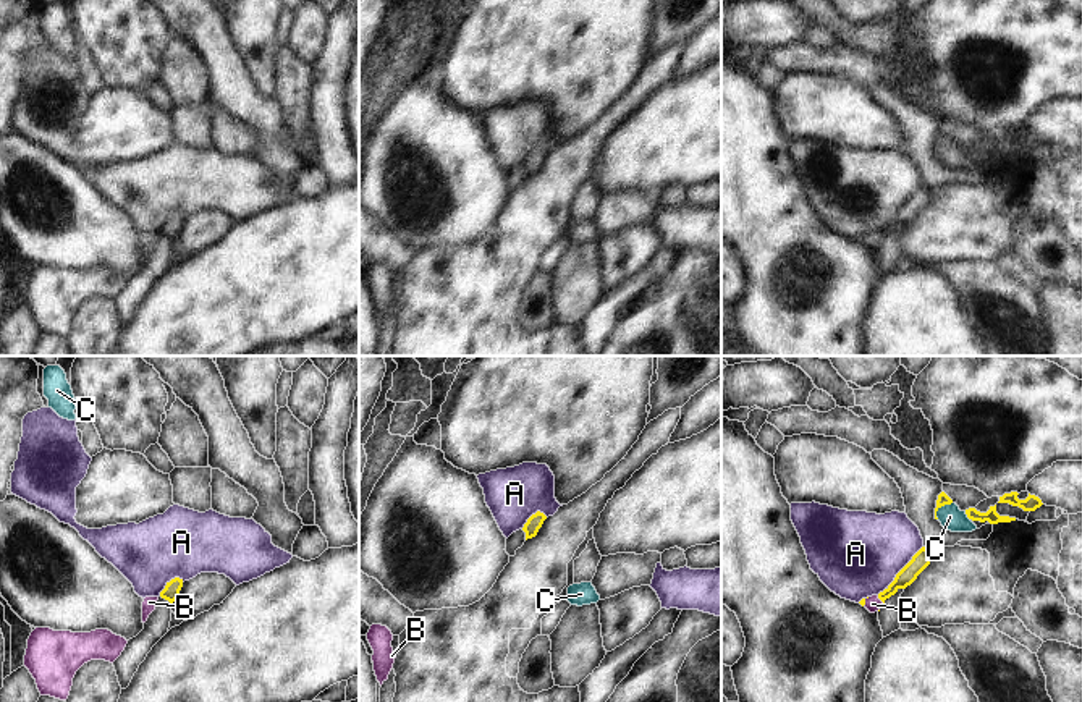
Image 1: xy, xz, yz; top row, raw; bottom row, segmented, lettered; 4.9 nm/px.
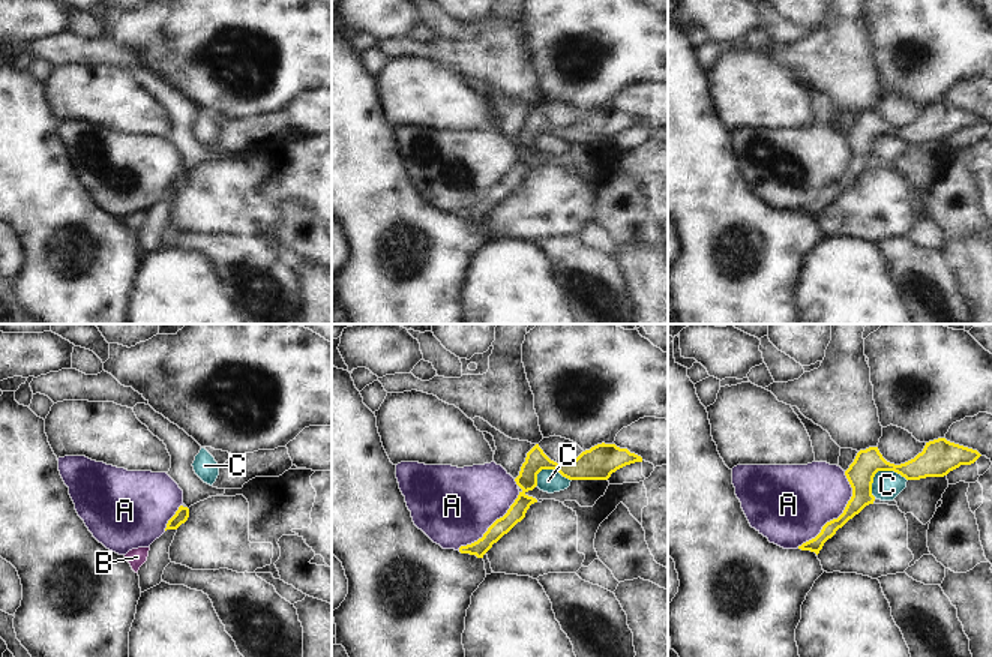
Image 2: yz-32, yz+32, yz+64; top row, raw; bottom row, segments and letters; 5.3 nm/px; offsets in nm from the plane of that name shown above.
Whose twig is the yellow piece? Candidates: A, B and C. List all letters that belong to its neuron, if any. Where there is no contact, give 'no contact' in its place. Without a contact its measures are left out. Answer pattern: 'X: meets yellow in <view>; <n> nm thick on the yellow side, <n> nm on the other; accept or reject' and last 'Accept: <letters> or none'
A: meets yellow in yz; 90 nm thick on the yellow side, 440 nm on the other; reject
B: meets yellow in yz; 90 nm thick on the yellow side, 80 nm on the other; accept
C: meets yellow in yz; 60 nm thick on the yellow side, 120 nm on the other; reject
Accept: B

